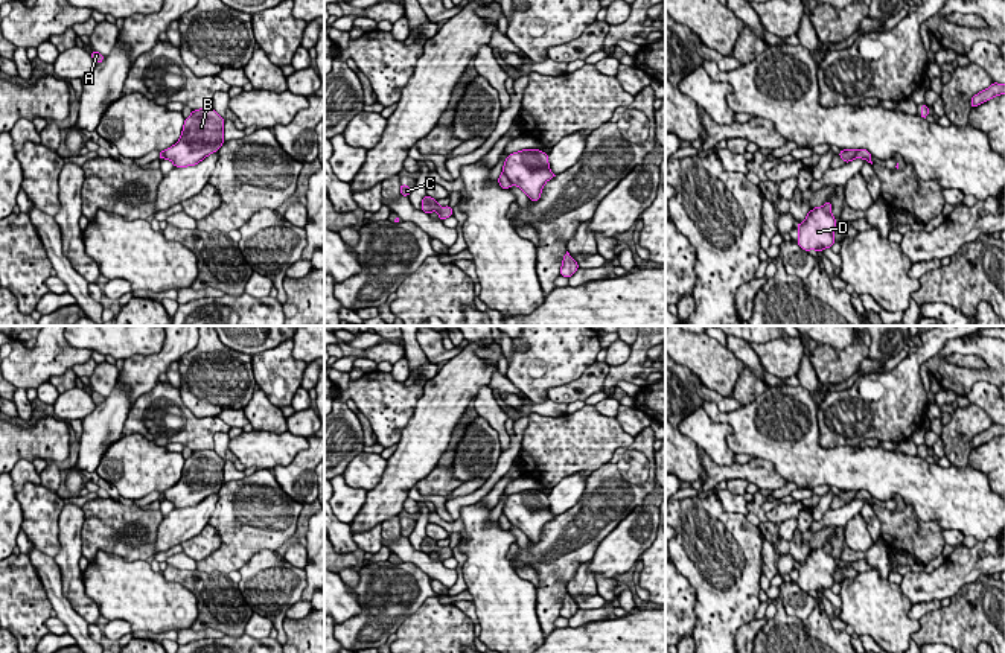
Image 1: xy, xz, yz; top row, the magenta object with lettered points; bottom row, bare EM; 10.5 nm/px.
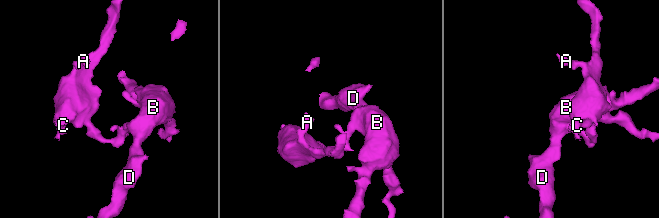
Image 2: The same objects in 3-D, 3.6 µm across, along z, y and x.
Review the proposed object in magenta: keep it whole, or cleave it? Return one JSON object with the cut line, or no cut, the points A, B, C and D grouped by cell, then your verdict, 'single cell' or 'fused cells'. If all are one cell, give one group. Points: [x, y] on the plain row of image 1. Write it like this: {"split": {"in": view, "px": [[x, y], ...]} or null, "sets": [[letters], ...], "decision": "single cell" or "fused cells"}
{"split": {"in": "xz", "px": [[503, 512], [512, 524]]}, "sets": [["A", "C"], ["B", "D"]], "decision": "fused cells"}

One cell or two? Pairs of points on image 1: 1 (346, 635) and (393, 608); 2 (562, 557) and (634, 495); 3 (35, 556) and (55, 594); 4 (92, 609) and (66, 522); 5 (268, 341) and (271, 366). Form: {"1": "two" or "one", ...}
{"1": "one", "2": "one", "3": "one", "4": "one", "5": "two"}

